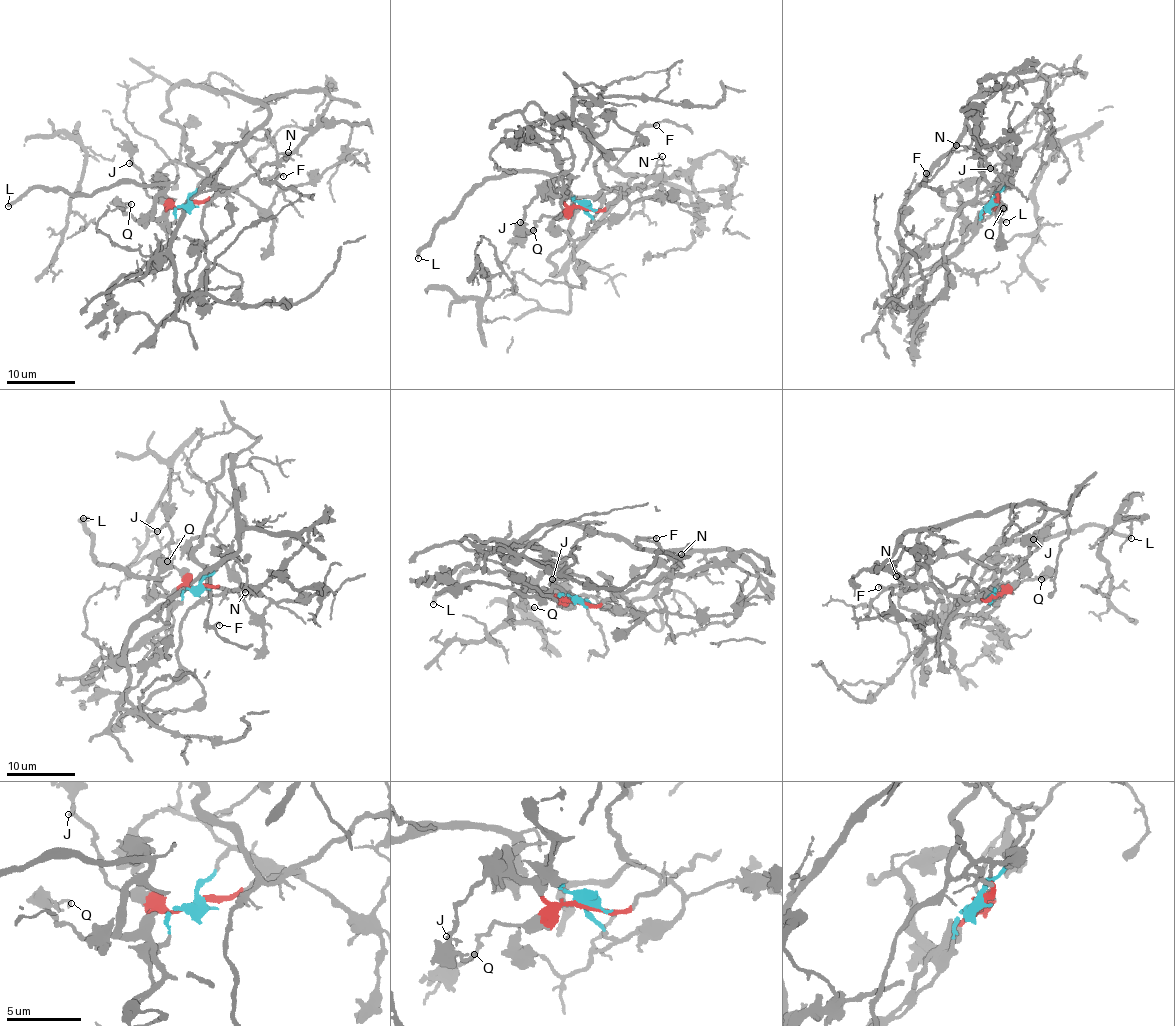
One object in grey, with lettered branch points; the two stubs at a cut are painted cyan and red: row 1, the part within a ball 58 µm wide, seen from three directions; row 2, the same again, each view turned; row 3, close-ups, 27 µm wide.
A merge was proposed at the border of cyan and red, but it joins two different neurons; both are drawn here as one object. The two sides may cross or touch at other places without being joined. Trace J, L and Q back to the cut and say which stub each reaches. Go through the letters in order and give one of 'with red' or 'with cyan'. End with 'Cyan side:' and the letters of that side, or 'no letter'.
J: with red
L: with red
Q: with red
Cyan side: no letter

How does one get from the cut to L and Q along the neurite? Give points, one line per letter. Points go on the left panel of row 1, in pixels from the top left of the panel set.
L: (186, 205), (154, 218), (155, 198), (165, 186), (118, 182), (73, 196), (32, 187), (8, 206)
Q: (186, 205), (167, 208), (159, 217), (141, 220), (130, 214), (123, 214), (120, 205), (131, 204)

